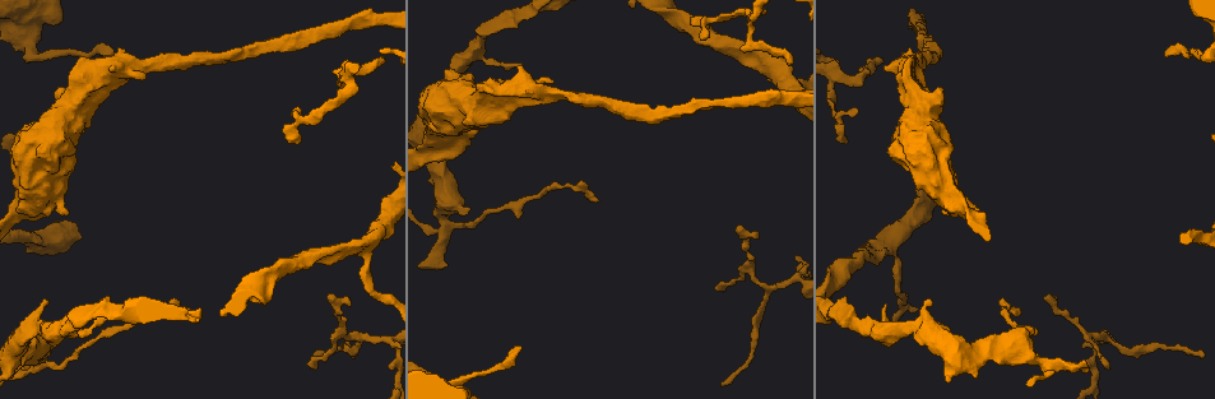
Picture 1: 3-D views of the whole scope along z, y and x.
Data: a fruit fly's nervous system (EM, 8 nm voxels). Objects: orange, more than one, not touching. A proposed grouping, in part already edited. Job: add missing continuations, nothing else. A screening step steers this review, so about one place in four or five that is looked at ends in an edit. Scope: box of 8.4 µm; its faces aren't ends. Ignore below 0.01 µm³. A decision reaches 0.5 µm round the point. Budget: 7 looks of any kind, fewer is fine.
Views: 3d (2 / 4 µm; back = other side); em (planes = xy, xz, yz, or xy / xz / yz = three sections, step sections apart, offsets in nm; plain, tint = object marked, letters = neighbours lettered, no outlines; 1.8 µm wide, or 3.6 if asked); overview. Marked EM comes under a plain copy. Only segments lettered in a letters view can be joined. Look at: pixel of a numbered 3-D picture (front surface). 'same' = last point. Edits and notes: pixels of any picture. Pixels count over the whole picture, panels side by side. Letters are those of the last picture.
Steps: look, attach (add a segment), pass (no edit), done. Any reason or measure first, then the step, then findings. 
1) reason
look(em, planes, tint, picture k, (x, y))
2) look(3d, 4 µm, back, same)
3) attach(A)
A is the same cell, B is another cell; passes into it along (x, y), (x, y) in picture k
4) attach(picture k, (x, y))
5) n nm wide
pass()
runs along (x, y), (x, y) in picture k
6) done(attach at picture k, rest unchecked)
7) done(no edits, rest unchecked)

a narrow waist
look(3d, 4 µm, picture 1, (74, 55))

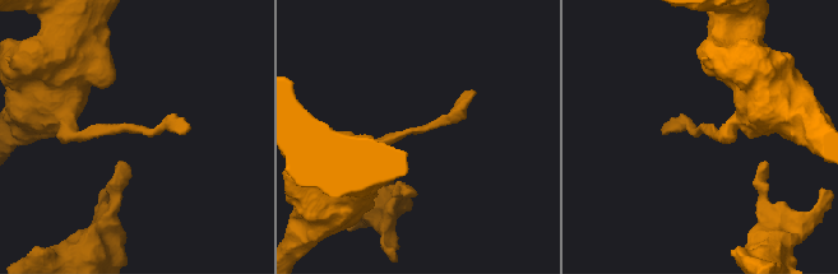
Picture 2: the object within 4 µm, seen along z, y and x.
look(em, planes, letters, picture 2, (132, 130))

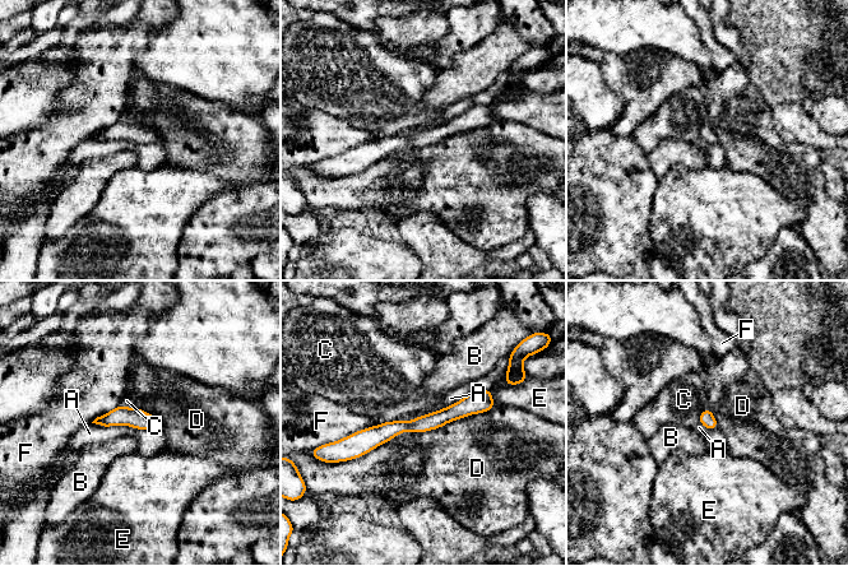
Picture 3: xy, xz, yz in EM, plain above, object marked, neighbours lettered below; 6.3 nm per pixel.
90 nm wide
pass()
A, B, C, D, E and F are other cells; border along (472, 390), (443, 408), (397, 421) in picture 3; no lettered segment goes on from it

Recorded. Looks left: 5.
an open end
look(em, planes, letters, picture 1, (381, 63))

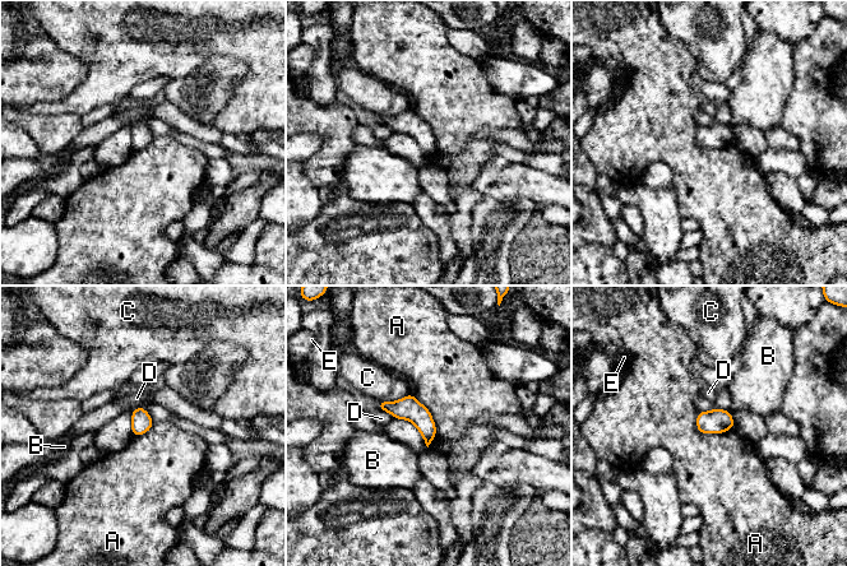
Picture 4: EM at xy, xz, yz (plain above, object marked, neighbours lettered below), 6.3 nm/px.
130 nm wide
pass()
A, B, C, D and E are other cells; none of them fits

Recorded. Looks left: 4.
look(em, yz, step 4, letters, picture 1, (846, 296))

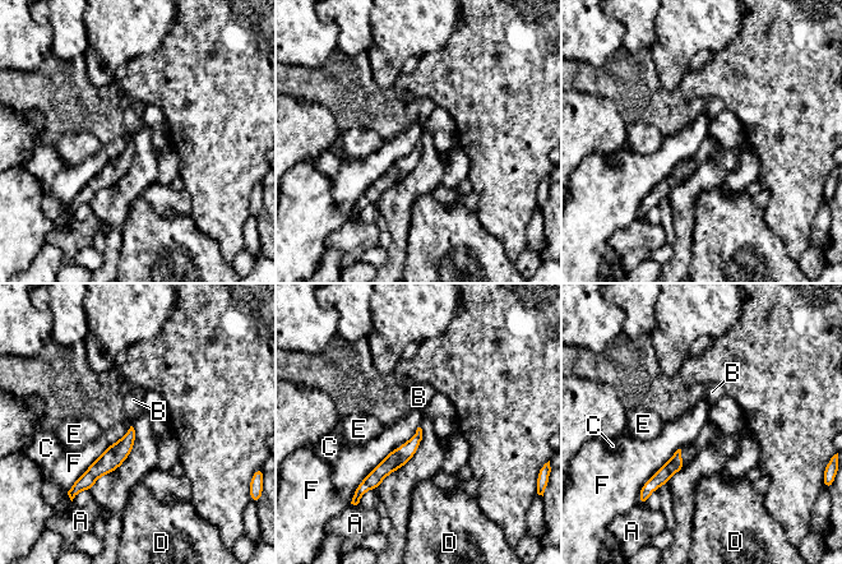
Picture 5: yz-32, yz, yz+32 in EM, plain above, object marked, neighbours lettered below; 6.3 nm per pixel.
look(em, planes, letters, same)

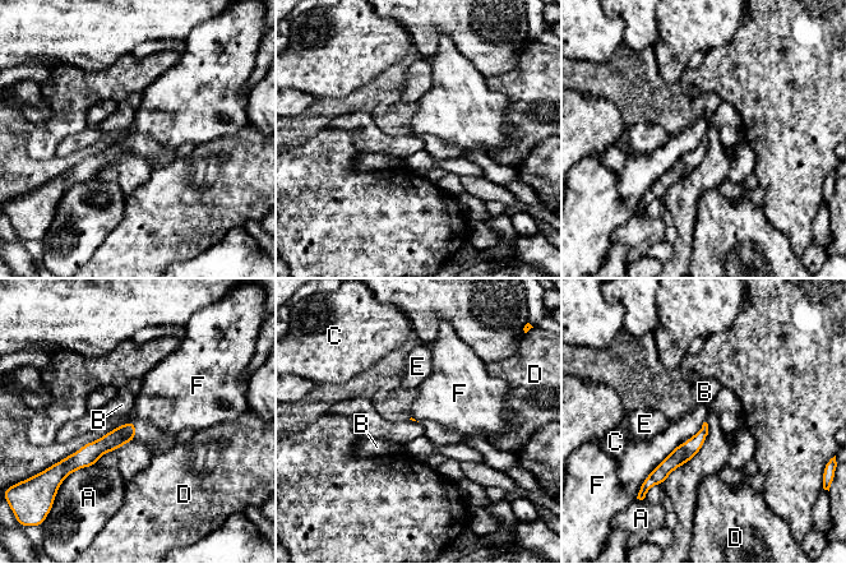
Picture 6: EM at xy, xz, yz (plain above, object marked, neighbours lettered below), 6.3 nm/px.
pass()
A, B, C, D, E and F are other cells; border along (680, 442), (642, 484) in picture 6; none of them fits

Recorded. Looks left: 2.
done(no edits, rest unchecked)

